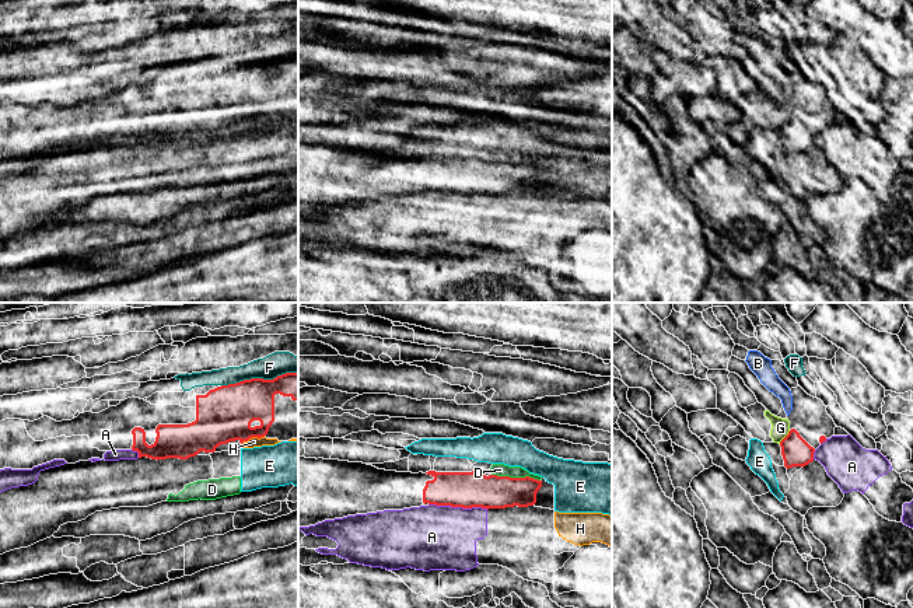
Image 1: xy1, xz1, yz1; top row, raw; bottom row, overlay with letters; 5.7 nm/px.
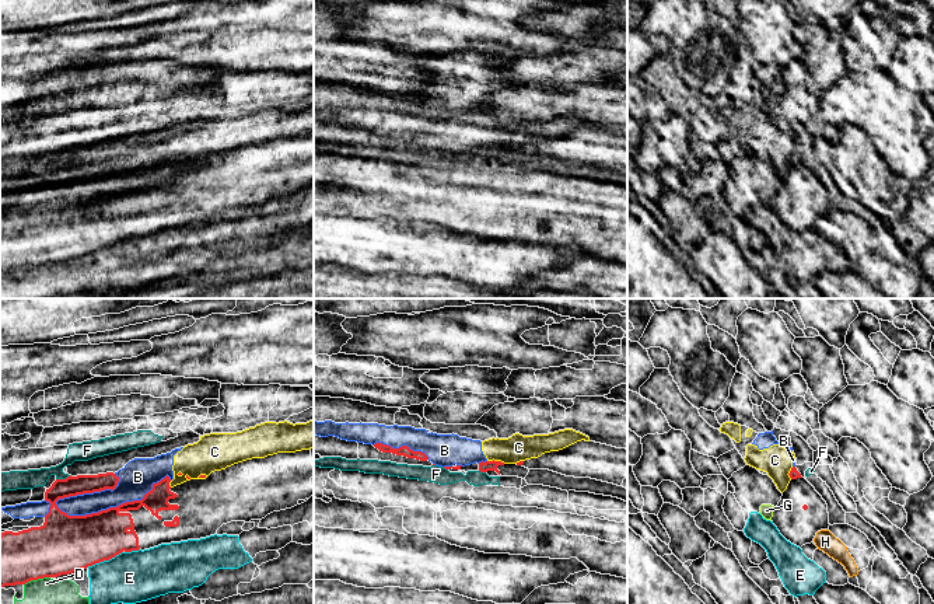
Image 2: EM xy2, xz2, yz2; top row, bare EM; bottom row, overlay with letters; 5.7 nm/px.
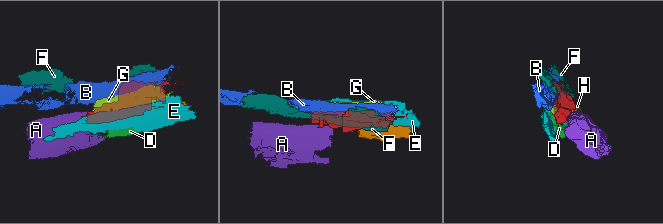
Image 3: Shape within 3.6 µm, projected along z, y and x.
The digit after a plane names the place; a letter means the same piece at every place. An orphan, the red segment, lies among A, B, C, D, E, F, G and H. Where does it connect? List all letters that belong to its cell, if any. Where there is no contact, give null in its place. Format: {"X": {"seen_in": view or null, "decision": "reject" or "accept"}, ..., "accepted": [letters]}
{"A": {"seen_in": "xz1", "decision": "reject"}, "B": {"seen_in": "xy2", "decision": "reject"}, "C": {"seen_in": "xz2", "decision": "reject"}, "D": {"seen_in": "xz1", "decision": "reject"}, "E": {"seen_in": "xy2", "decision": "reject"}, "F": {"seen_in": "xy1", "decision": "reject"}, "G": {"seen_in": "yz1", "decision": "reject"}, "H": {"seen_in": "xy1", "decision": "reject"}, "accepted": []}

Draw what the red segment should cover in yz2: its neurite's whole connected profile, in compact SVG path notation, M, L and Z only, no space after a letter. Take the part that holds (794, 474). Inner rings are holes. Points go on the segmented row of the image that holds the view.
M795 467L790 483L774 507L772 521L797 547L814 542L818 531L829 528L828 505Z

